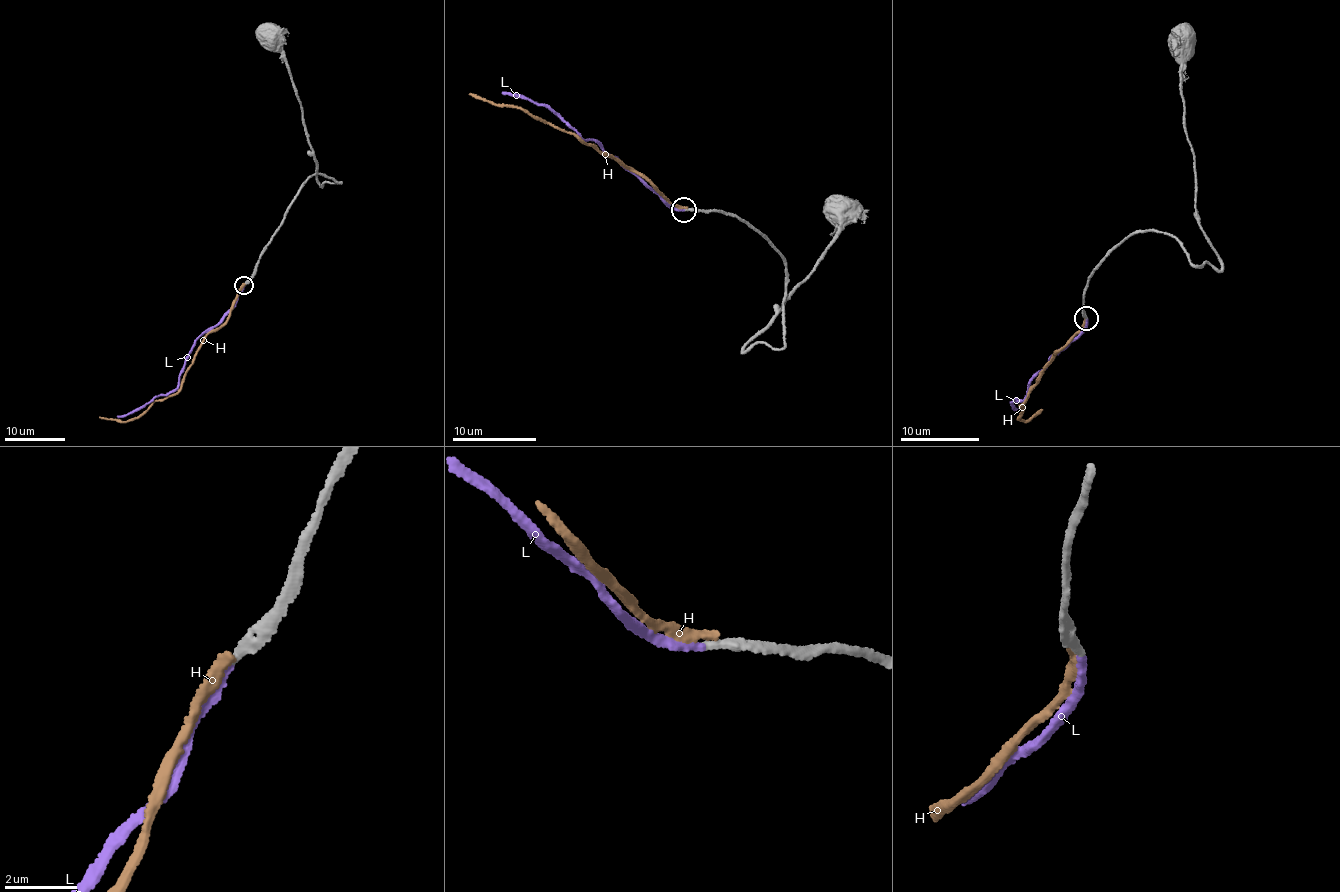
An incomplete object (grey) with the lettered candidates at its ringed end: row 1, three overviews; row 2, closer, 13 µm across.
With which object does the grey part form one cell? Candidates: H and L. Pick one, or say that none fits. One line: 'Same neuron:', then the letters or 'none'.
Same neuron: L

